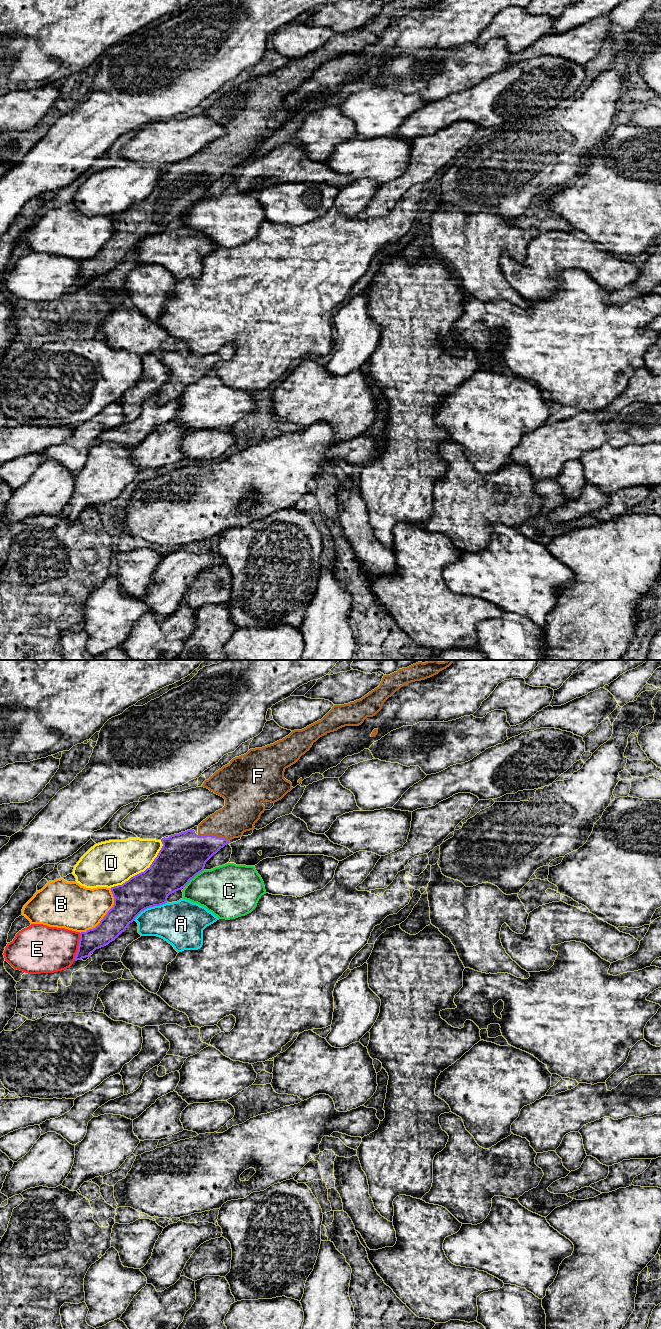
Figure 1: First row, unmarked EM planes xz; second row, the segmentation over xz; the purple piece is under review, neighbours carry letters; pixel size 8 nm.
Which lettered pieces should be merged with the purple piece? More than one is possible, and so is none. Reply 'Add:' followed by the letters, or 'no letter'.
Add: F

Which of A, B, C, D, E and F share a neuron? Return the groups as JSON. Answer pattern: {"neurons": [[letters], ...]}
{"neurons": [["A"], ["B"], ["C"], ["D"], ["E"], ["F"]]}

